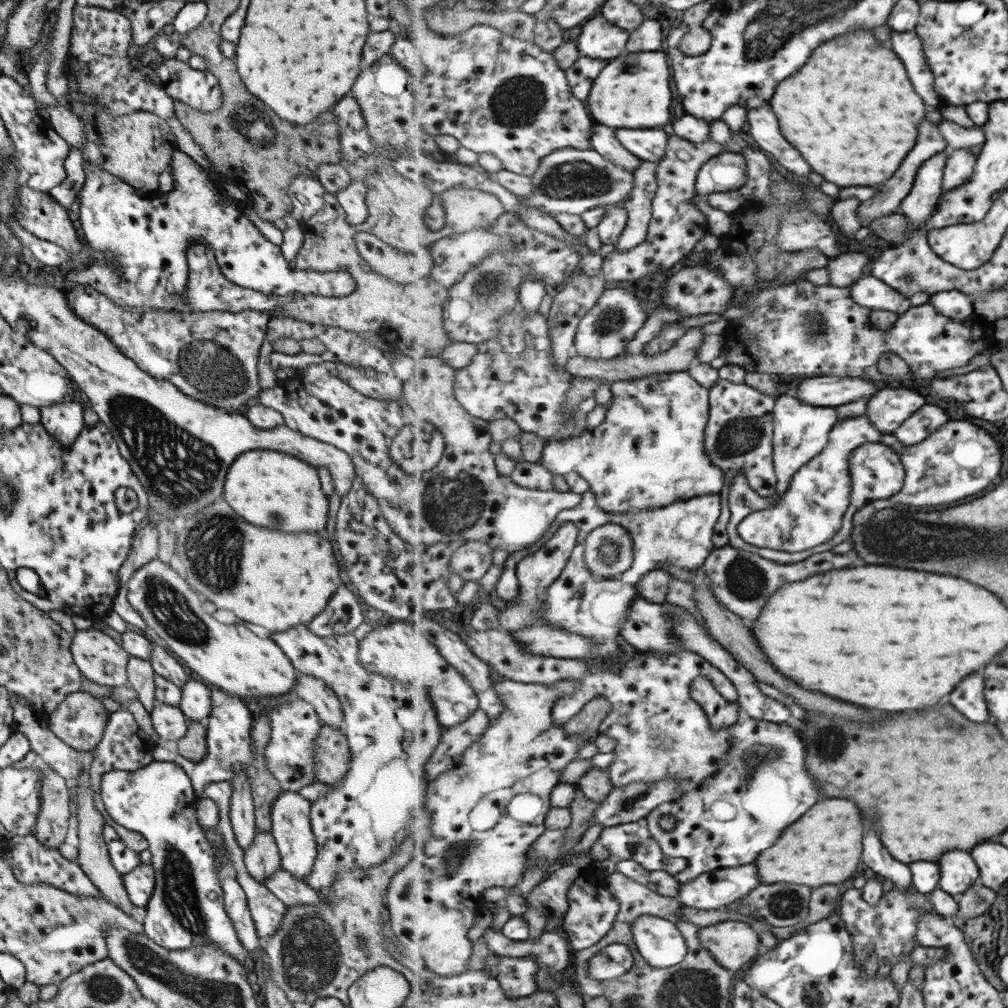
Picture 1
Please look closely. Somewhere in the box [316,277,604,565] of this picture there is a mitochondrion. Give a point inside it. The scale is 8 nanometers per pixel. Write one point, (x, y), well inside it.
(450, 503)

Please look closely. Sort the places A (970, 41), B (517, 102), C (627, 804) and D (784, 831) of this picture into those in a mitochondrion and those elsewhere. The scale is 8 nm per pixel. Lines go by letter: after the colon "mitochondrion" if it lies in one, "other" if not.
A: mitochondrion
B: mitochondrion
C: other
D: other

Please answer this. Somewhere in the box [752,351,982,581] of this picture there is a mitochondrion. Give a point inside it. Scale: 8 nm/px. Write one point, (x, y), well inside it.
(938, 477)

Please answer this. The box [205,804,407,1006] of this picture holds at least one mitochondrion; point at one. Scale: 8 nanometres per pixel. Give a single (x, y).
(311, 953)

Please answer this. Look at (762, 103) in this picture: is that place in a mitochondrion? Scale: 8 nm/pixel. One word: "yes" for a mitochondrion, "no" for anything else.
no

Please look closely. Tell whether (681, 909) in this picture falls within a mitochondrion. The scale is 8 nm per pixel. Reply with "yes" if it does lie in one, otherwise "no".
no

